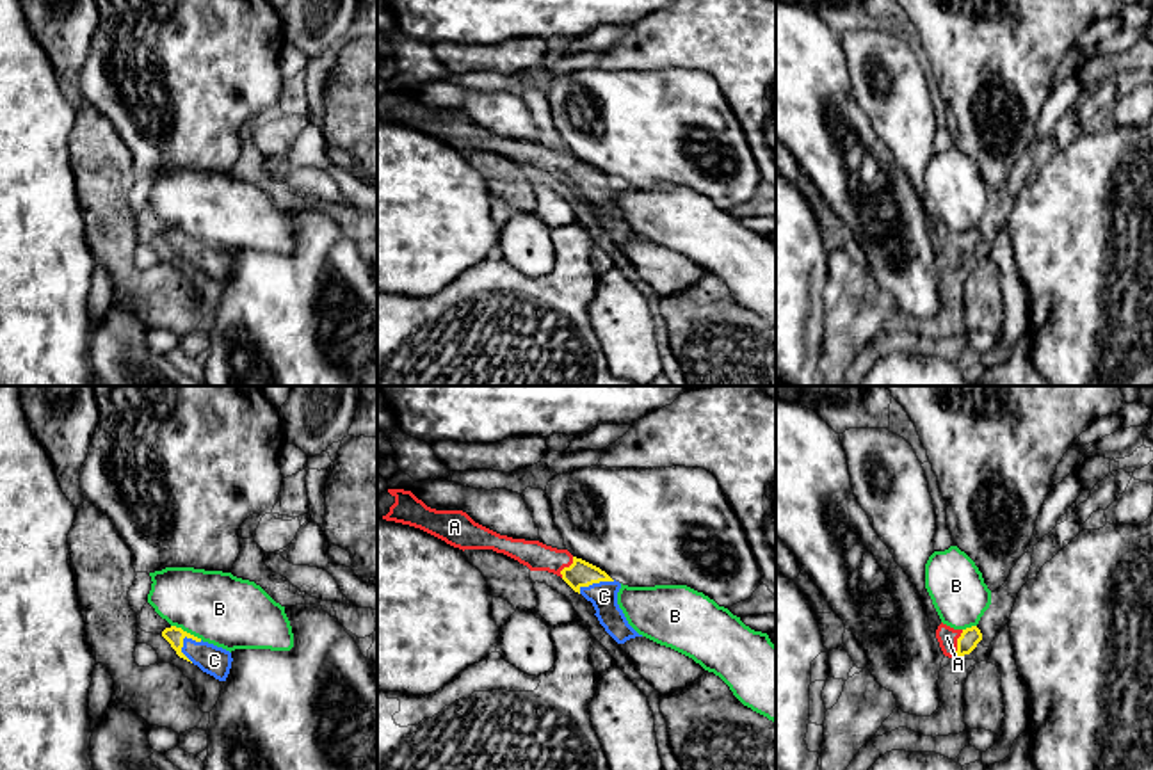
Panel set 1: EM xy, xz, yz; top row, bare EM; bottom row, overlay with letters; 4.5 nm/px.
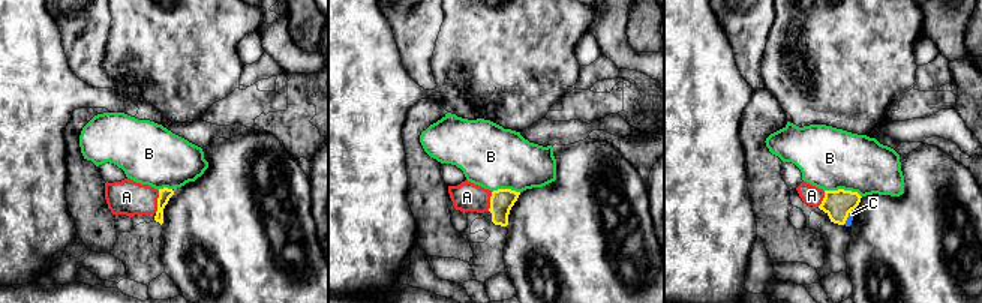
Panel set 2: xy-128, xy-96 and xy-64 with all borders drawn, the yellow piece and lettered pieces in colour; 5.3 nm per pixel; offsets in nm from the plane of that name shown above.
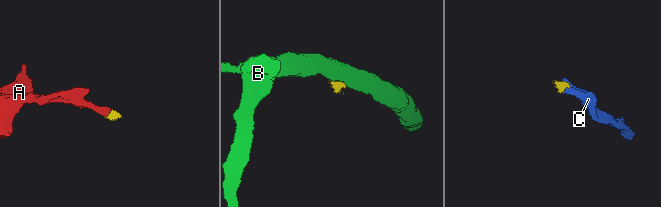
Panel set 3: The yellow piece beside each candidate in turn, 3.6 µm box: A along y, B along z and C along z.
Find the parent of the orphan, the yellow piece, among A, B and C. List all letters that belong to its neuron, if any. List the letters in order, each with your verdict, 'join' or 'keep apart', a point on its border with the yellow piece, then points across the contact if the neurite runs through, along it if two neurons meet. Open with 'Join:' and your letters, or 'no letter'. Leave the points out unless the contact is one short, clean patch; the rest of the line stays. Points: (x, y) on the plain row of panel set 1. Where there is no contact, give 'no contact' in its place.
Join: A, C
A: join; meets yellow in xz at (566, 169); runs through xz (580, 175), (566, 169), (557, 162), (536, 157)
B: keep apart; meets yellow in xy at (185, 233); border along xy (171, 226), (201, 240)
C: join; meets yellow in xy at (180, 251); runs through xy (175, 237), (180, 242), (180, 251), (194, 251), (214, 262)

